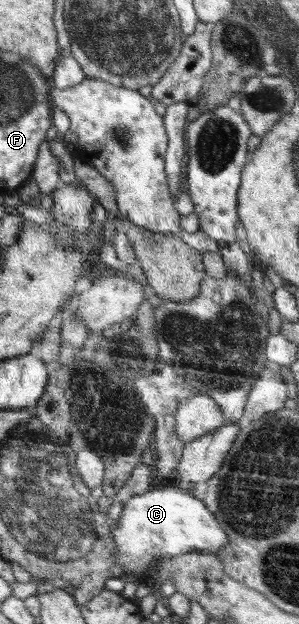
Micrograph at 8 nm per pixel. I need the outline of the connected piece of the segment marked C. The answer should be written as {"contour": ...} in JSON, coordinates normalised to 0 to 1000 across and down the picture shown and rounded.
{"contour":[[[635,780],[508,782],[492,790],[452,793],[411,806],[405,830],[375,840],[371,849],[408,925],[462,933],[458,921],[472,921],[518,893],[602,891],[642,881],[719,888],[769,870],[753,848],[712,829],[686,804],[652,798],[639,785]]]}

